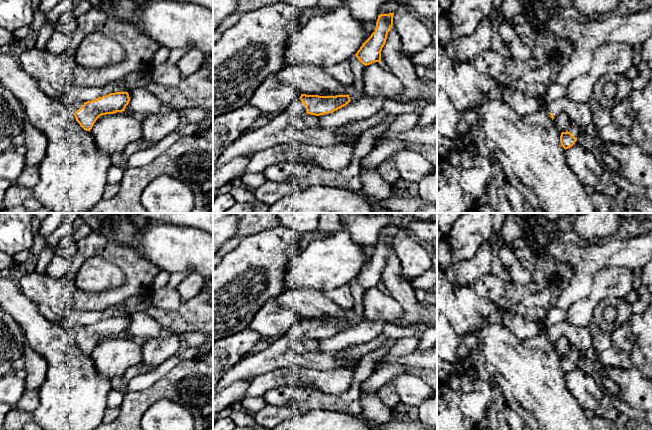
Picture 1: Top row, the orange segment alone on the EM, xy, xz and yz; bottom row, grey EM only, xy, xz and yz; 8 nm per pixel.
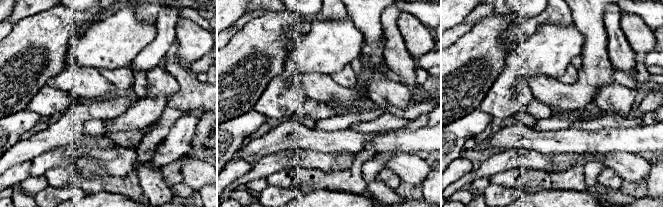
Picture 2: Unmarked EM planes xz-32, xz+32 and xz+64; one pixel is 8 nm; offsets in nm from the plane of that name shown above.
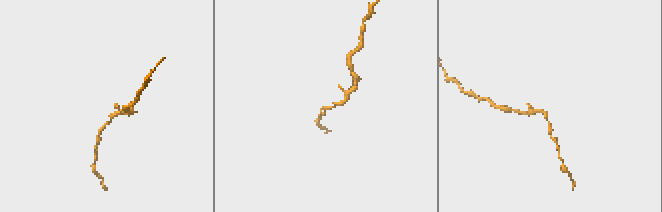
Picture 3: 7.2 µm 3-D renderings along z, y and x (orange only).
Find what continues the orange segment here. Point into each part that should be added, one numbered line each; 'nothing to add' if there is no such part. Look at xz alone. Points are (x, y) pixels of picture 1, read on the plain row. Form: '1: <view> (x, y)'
1: xz (288, 350)

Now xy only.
1: xy (73, 331)

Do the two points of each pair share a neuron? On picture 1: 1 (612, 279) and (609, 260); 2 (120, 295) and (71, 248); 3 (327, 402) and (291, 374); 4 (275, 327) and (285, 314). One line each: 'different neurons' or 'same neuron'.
1: different neurons
2: different neurons
3: different neurons
4: same neuron

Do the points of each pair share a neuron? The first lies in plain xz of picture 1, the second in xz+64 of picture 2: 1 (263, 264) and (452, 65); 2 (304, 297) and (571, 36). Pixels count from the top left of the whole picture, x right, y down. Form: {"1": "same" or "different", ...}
{"1": "same", "2": "different"}

